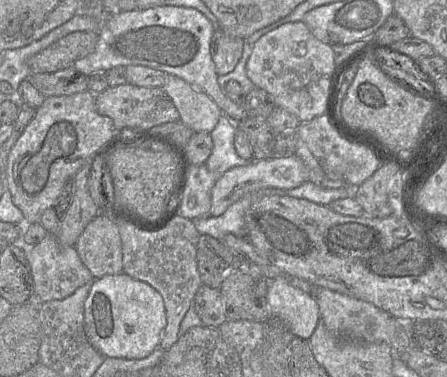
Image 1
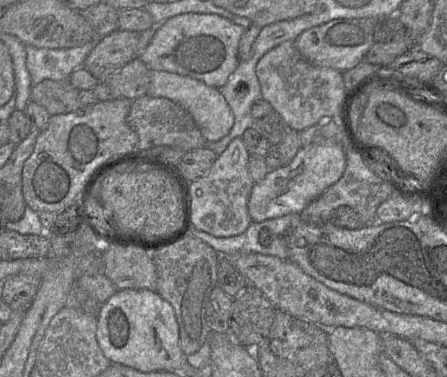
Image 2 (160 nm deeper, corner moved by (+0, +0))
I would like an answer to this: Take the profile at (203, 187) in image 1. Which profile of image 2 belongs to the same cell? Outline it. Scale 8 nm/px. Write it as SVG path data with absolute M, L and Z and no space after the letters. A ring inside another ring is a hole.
M242 138L233 139L226 150L217 156L208 173L190 183L192 226L215 237L230 237L244 233L253 222L248 212L248 201L254 182L249 174L250 154Z

